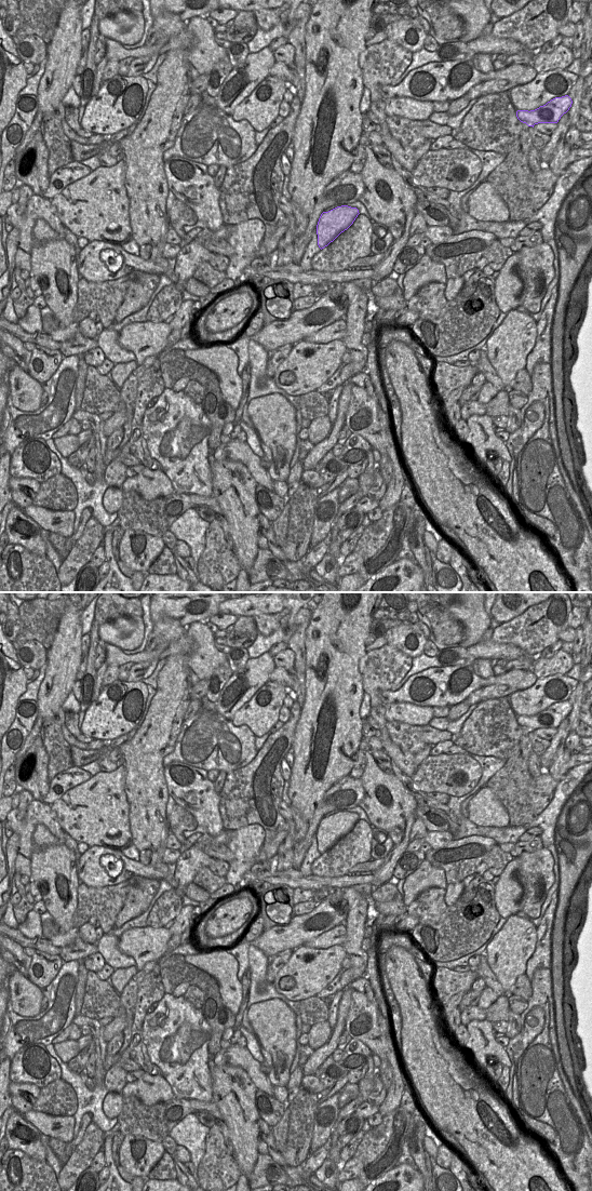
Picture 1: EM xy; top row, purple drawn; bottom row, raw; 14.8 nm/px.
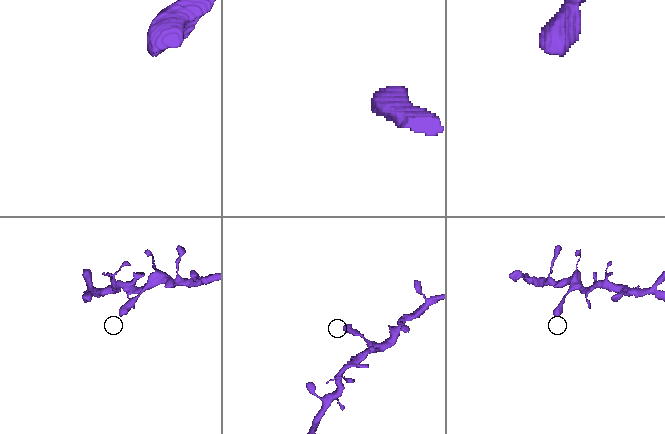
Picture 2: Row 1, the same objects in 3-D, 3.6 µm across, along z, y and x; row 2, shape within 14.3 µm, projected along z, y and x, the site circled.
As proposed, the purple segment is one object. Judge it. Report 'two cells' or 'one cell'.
one cell

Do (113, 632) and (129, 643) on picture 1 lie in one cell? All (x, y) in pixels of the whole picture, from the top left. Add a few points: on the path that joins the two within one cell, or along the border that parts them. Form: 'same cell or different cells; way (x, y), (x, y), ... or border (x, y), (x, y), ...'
same cell; way (117, 636), (121, 640), (125, 640)

